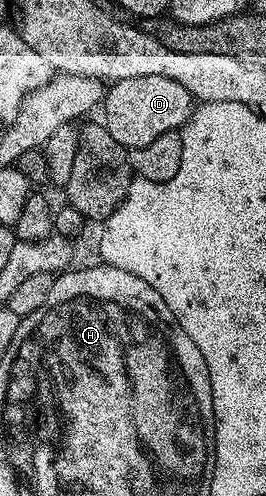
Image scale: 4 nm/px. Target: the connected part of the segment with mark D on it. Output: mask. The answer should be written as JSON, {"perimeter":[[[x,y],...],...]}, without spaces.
{"perimeter":[[[143,75],[131,79],[119,79],[105,90],[103,124],[111,131],[111,139],[124,149],[147,147],[159,139],[159,135],[178,132],[189,121],[195,108],[195,99],[187,87],[175,83],[175,79],[166,79],[163,75]]]}

